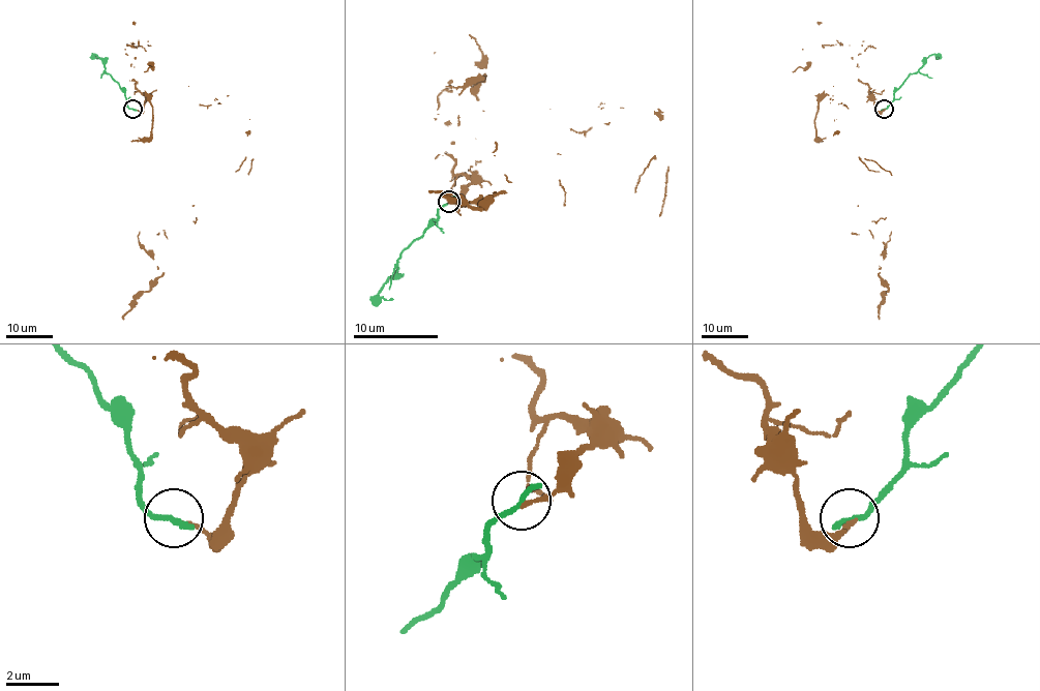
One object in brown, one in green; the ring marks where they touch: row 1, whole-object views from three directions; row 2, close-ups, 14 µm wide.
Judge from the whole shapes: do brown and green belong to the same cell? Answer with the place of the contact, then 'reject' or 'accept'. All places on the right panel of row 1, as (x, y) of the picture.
(884, 109) | reject

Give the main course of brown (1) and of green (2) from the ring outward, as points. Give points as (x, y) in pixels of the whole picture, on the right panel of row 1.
1: (884, 109), (833, 86), (875, 172), (858, 206), (870, 232), (891, 175), (865, 159)
2: (884, 109), (903, 81), (923, 61), (934, 54), (937, 59)

